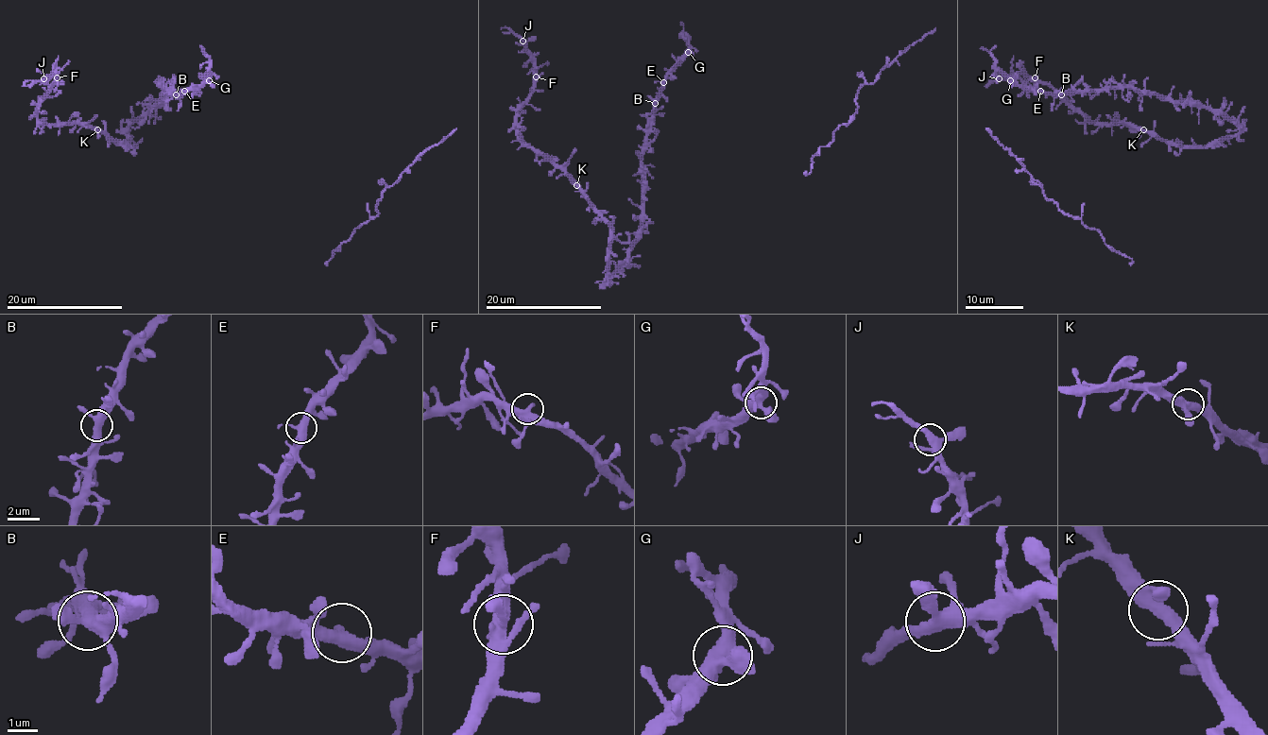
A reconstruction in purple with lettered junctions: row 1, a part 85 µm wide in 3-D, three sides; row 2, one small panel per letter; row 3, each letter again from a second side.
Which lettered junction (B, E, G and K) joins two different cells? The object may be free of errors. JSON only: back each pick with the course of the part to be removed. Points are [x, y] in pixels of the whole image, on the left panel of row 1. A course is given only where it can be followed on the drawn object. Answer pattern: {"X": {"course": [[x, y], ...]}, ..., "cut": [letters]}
{"cut": []}

